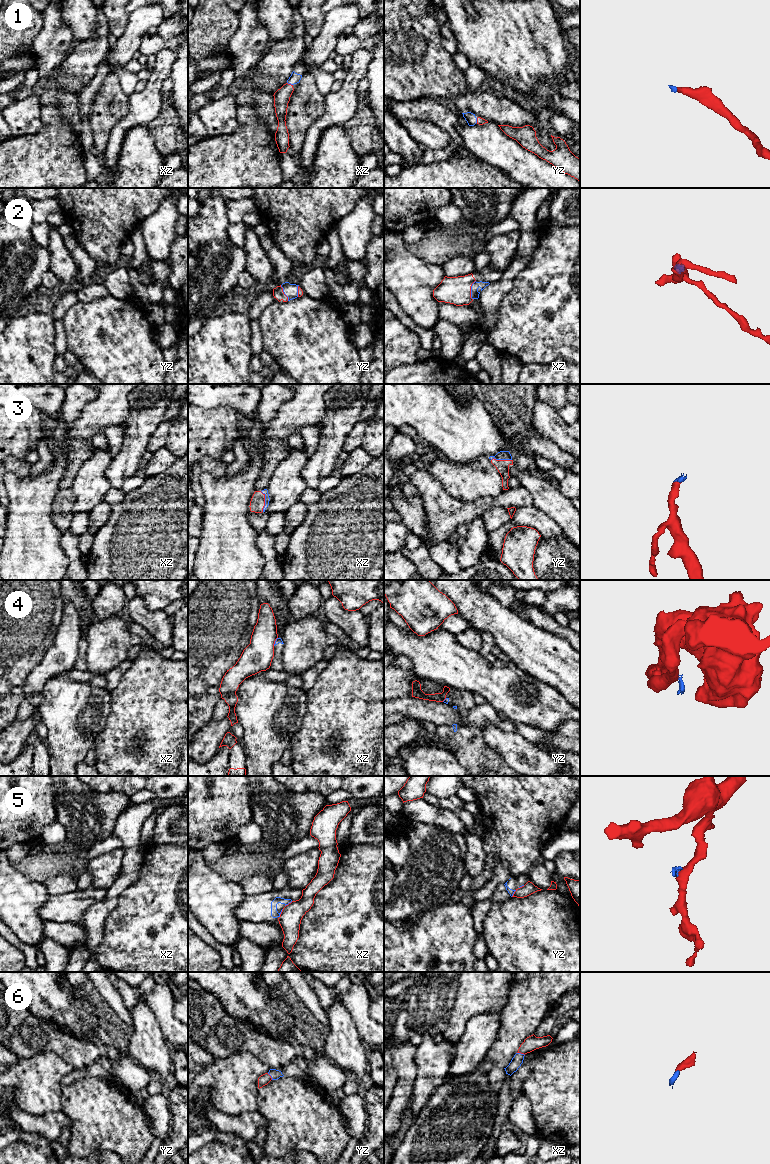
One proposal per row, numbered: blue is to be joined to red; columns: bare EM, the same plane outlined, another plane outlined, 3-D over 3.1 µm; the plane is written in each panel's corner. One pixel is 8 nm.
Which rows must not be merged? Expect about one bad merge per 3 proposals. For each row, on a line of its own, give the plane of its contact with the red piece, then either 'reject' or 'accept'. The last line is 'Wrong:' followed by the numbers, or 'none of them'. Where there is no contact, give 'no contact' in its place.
1: contact in xz; accept
2: contact in xz; accept
3: contact in xz; accept
4: contact in xz; reject
5: contact in xz; reject
6: contact in xz; accept
Wrong: 4, 5

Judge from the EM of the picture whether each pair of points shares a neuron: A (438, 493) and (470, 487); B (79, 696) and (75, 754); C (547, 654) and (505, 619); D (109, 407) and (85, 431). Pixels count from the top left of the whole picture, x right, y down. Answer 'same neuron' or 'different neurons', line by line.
A: different neurons
B: same neuron
C: same neuron
D: same neuron

